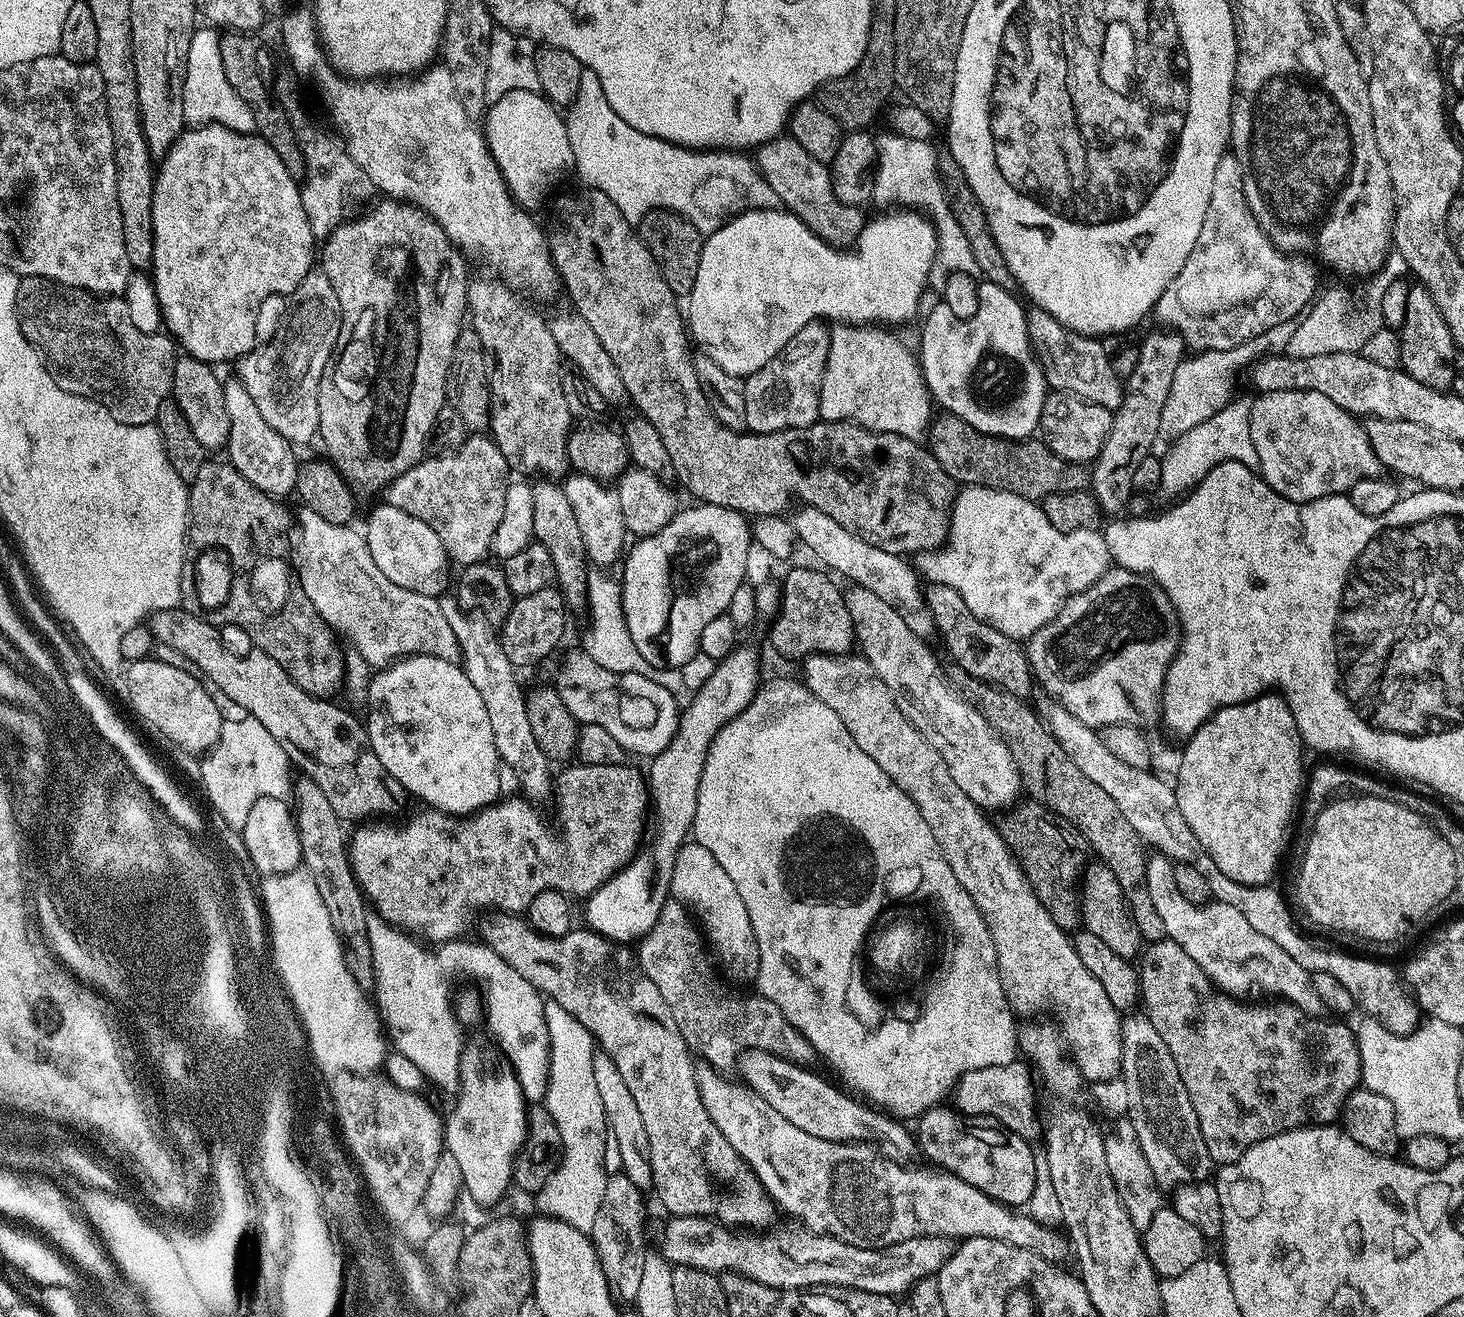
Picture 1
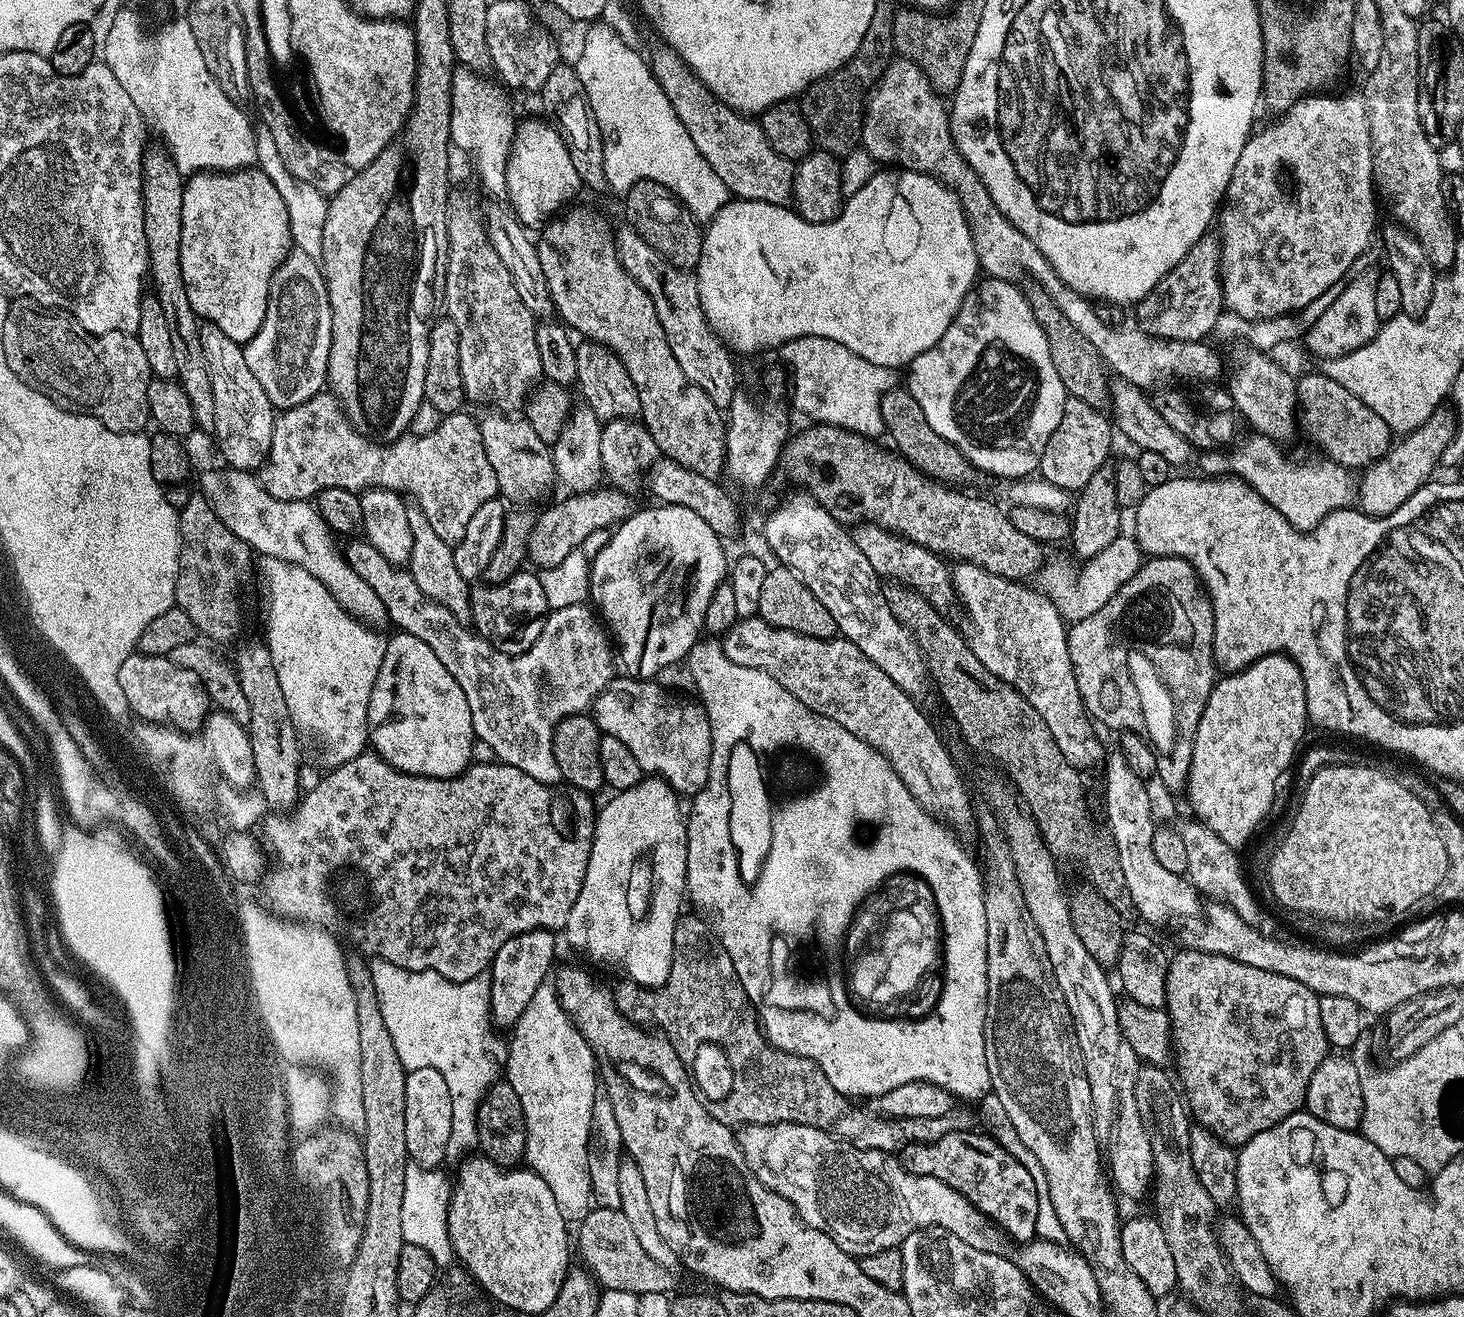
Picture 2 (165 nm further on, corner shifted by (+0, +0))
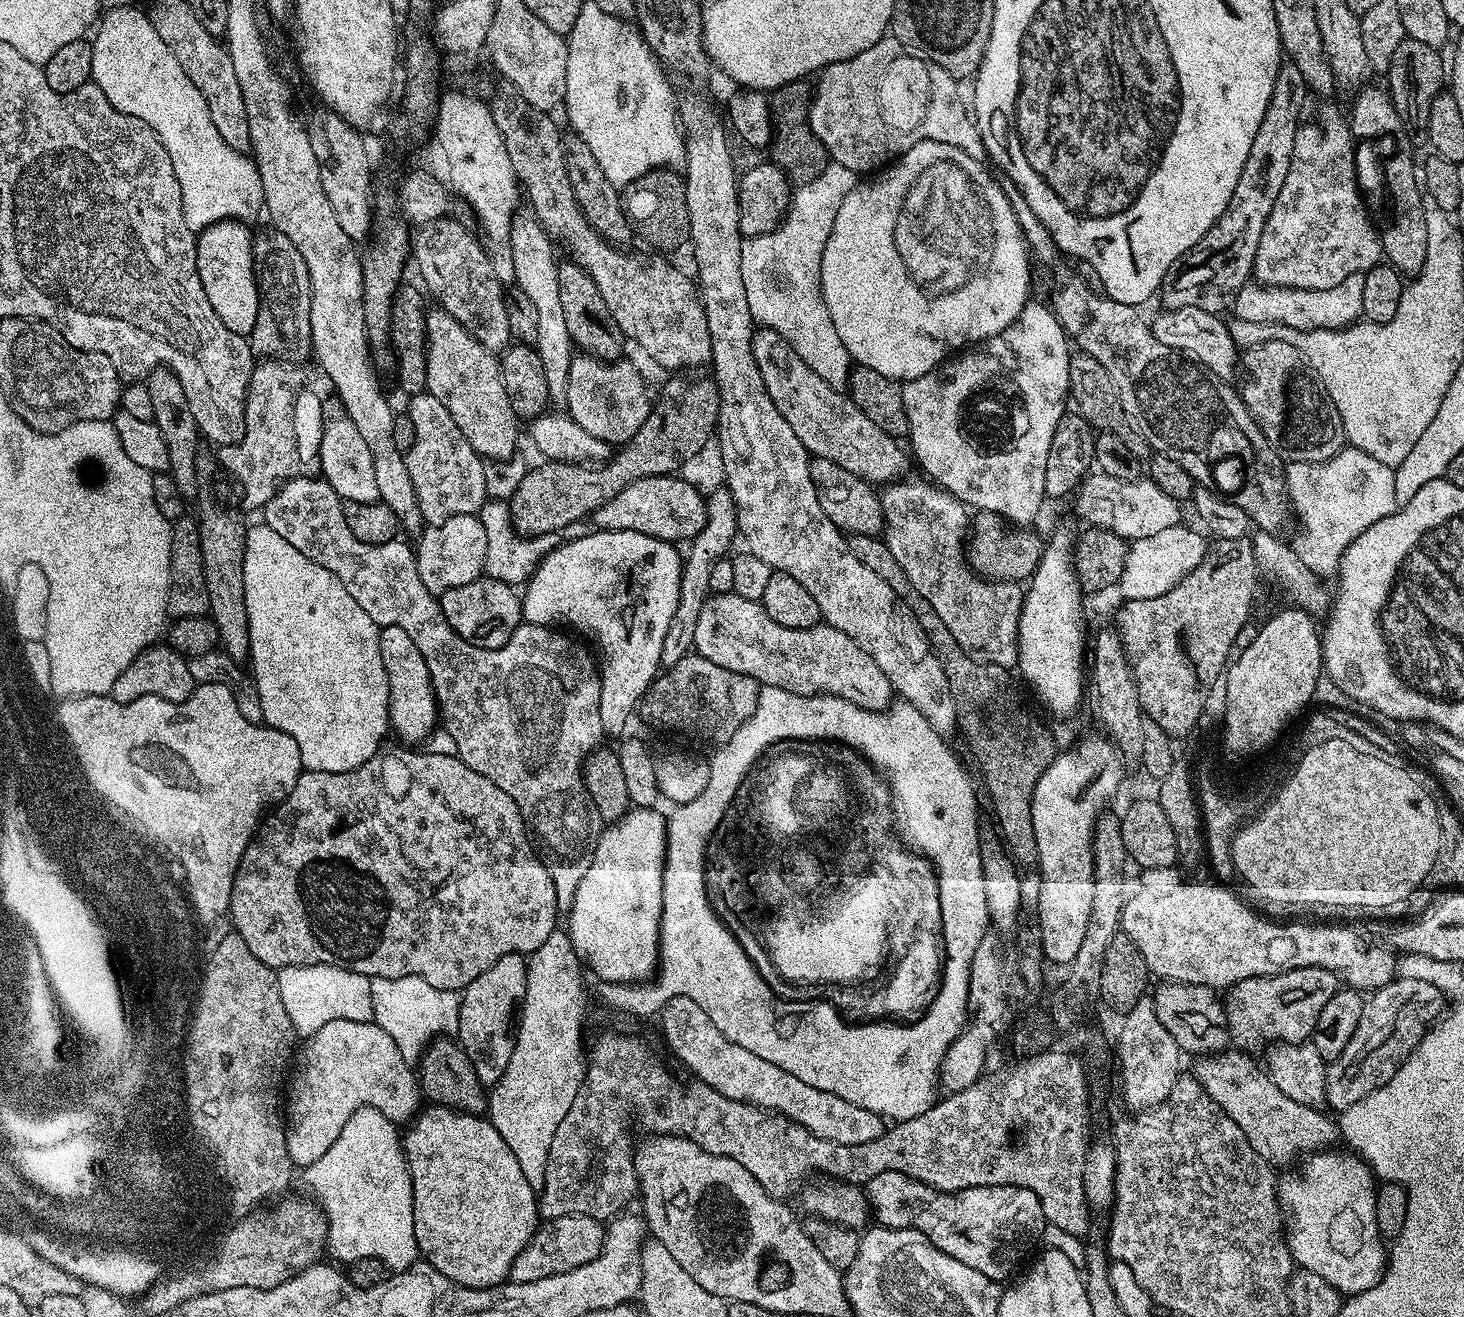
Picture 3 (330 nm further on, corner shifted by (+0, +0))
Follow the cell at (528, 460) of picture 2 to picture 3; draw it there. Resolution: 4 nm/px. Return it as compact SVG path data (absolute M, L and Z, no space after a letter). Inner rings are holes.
M432 306L426 312L428 357L426 358L427 391L450 410L450 418L462 430L466 442L481 458L504 460L516 448L518 417L502 382L500 361L477 342L442 307Z

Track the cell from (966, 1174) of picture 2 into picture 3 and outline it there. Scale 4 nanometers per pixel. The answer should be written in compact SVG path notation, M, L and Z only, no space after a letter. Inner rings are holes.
M886 1170L882 1174L874 1174L866 1181L866 1195L871 1211L874 1213L874 1220L879 1227L882 1228L913 1228L922 1234L926 1234L926 1238L930 1238L930 1242L934 1242L934 1246L938 1246L938 1250L942 1250L946 1254L950 1254L950 1258L958 1258L958 1262L970 1266L973 1270L978 1270L978 1274L986 1274L986 1278L997 1282L1004 1282L1009 1279L1008 1275L1015 1270L1020 1264L1020 1259L1035 1246L1041 1243L1042 1237L1045 1235L1046 1221L1042 1210L1042 1204L1038 1200L1038 1195L1034 1194L1034 1190L1022 1189L1018 1186L1010 1185L988 1185L974 1186L970 1189L960 1189L957 1192L942 1192L930 1185L924 1184L913 1177L907 1176L905 1172L895 1172L894 1170Z

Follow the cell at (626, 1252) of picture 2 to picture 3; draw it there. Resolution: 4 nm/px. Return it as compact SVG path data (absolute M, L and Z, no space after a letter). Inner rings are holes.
M570 1214L547 1221L532 1235L532 1241L524 1247L522 1254L514 1258L510 1273L511 1283L538 1282L538 1278L569 1272L598 1258L604 1245L605 1231L605 1225L601 1221L586 1214Z

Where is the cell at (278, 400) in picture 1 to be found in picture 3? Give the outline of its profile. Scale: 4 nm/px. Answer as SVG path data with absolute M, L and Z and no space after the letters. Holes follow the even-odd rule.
M267 230L252 241L252 261L258 269L260 305L258 322L250 337L253 353L264 358L288 358L291 352L307 353L312 346L310 334L310 274L302 254L286 234Z

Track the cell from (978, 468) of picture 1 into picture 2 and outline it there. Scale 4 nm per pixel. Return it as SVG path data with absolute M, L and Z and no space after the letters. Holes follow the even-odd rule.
M897 386L882 394L880 409L887 439L896 443L897 450L904 455L901 457L913 468L946 486L964 486L960 484L972 484L978 479L978 473L970 461L953 444L934 434L934 426L926 422L926 414L922 414L907 387Z

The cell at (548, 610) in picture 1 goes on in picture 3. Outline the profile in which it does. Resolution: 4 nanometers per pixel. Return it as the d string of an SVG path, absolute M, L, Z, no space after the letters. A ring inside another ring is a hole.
M481 578L439 593L440 609L454 634L479 648L501 648L522 622L522 596L513 585Z

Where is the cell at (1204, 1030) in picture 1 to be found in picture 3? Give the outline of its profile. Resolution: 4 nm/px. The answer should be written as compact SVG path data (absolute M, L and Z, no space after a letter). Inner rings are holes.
M1299 968L1283 972L1277 976L1251 976L1239 980L1227 989L1228 1001L1223 1001L1224 1022L1228 1026L1231 1043L1240 1050L1250 1050L1255 1044L1263 1040L1279 1042L1281 1044L1302 1044L1311 1037L1314 1026L1318 1022L1318 1014L1326 1002L1338 990L1338 978L1328 970L1321 968Z

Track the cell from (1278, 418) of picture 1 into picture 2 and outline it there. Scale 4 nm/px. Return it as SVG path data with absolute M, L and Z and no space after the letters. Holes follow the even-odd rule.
M1241 347L1236 356L1236 369L1226 383L1226 391L1232 396L1243 423L1252 427L1253 433L1267 436L1277 442L1285 442L1298 432L1298 405L1296 380L1280 364L1271 360L1263 351Z

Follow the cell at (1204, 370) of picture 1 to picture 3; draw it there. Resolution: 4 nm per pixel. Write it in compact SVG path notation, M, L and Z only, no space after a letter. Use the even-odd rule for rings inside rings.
M1361 273L1350 274L1338 286L1326 290L1298 290L1297 288L1265 288L1259 282L1249 282L1234 298L1235 319L1258 324L1281 324L1294 330L1322 330L1323 328L1347 328L1362 317Z

